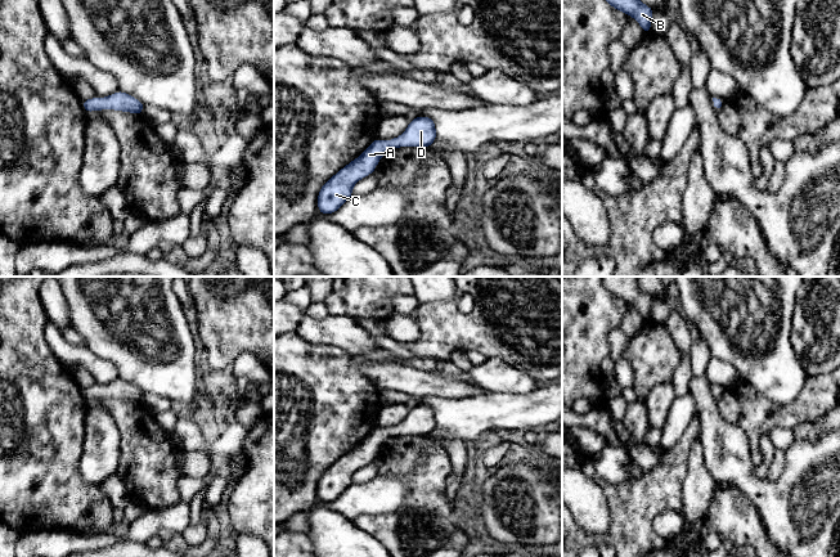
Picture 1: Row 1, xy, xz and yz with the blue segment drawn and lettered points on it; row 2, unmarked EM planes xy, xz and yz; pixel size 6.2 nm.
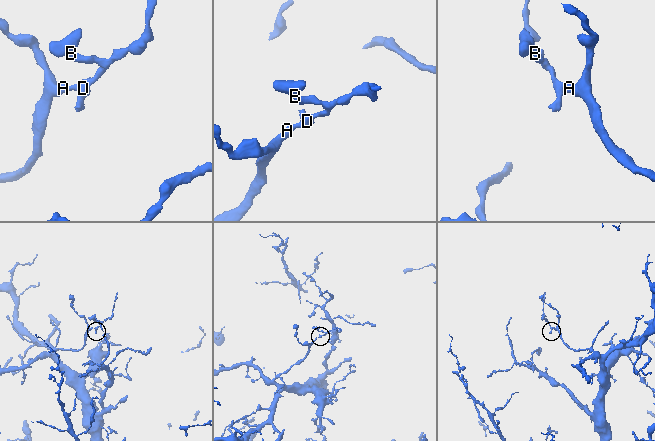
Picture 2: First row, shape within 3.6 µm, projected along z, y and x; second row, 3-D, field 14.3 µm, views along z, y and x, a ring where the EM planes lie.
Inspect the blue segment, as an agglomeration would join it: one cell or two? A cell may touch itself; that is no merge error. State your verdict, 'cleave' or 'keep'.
keep

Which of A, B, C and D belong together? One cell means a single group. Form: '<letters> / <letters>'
A B C D

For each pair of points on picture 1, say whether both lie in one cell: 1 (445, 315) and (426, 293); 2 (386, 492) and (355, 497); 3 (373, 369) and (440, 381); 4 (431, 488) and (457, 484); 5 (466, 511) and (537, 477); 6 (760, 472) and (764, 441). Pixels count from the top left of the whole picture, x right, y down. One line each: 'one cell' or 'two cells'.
1: two cells
2: one cell
3: one cell
4: two cells
5: two cells
6: one cell

